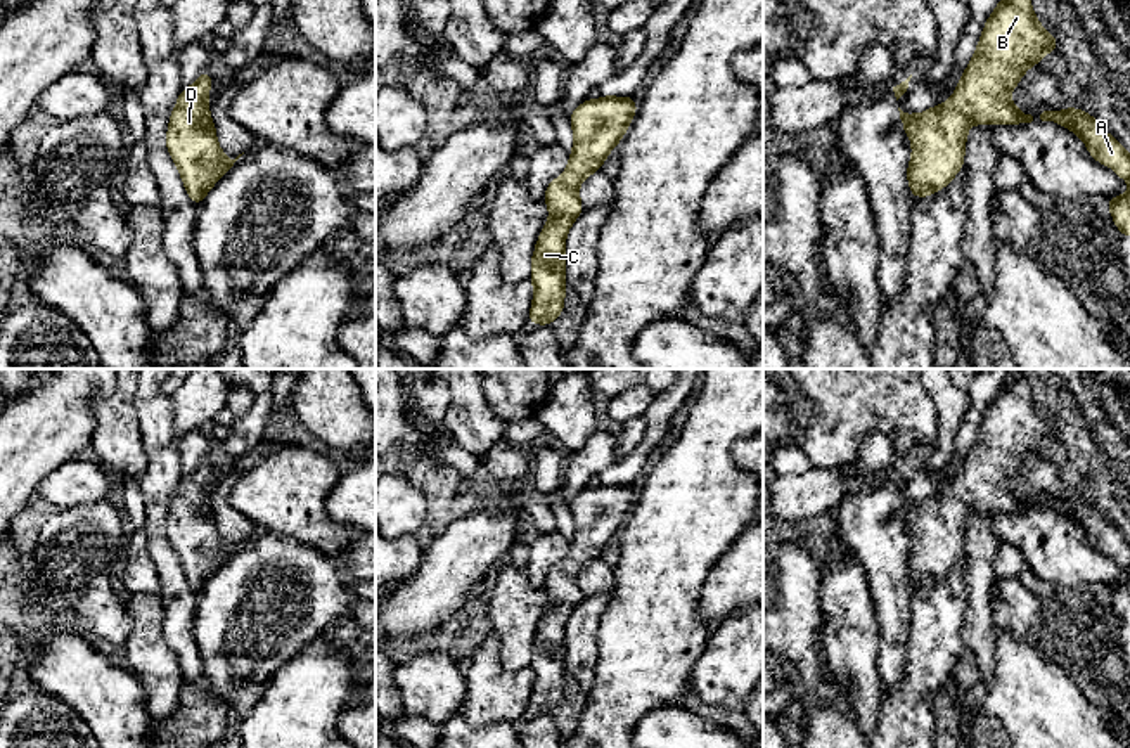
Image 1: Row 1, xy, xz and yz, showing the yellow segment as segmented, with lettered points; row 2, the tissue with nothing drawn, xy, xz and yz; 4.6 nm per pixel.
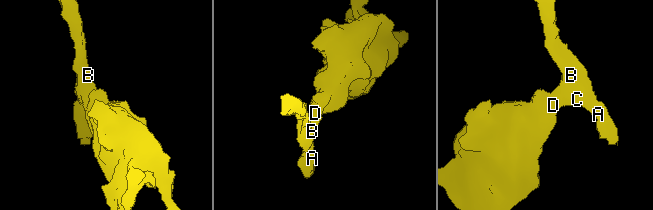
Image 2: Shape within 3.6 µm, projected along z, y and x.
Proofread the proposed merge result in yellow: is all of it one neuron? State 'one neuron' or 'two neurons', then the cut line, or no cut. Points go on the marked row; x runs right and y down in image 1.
one neuron | no cut

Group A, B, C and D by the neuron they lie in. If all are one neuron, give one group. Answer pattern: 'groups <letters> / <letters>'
groups A B C D

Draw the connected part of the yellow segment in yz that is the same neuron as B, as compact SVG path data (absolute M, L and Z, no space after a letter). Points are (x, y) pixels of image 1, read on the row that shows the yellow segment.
M1000 0L985 23L976 52L953 95L921 114L908 114L898 107L903 132L912 142L912 159L907 166L910 197L929 197L945 189L964 168L966 139L973 123L985 126L1031 123L1033 116L1021 113L1009 99L1009 92L1019 85L1026 69L1042 64L1045 52L1057 50L1056 36L1037 21L1031 0Z

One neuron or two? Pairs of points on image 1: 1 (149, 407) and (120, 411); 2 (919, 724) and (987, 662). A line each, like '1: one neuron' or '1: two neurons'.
1: two neurons
2: two neurons

